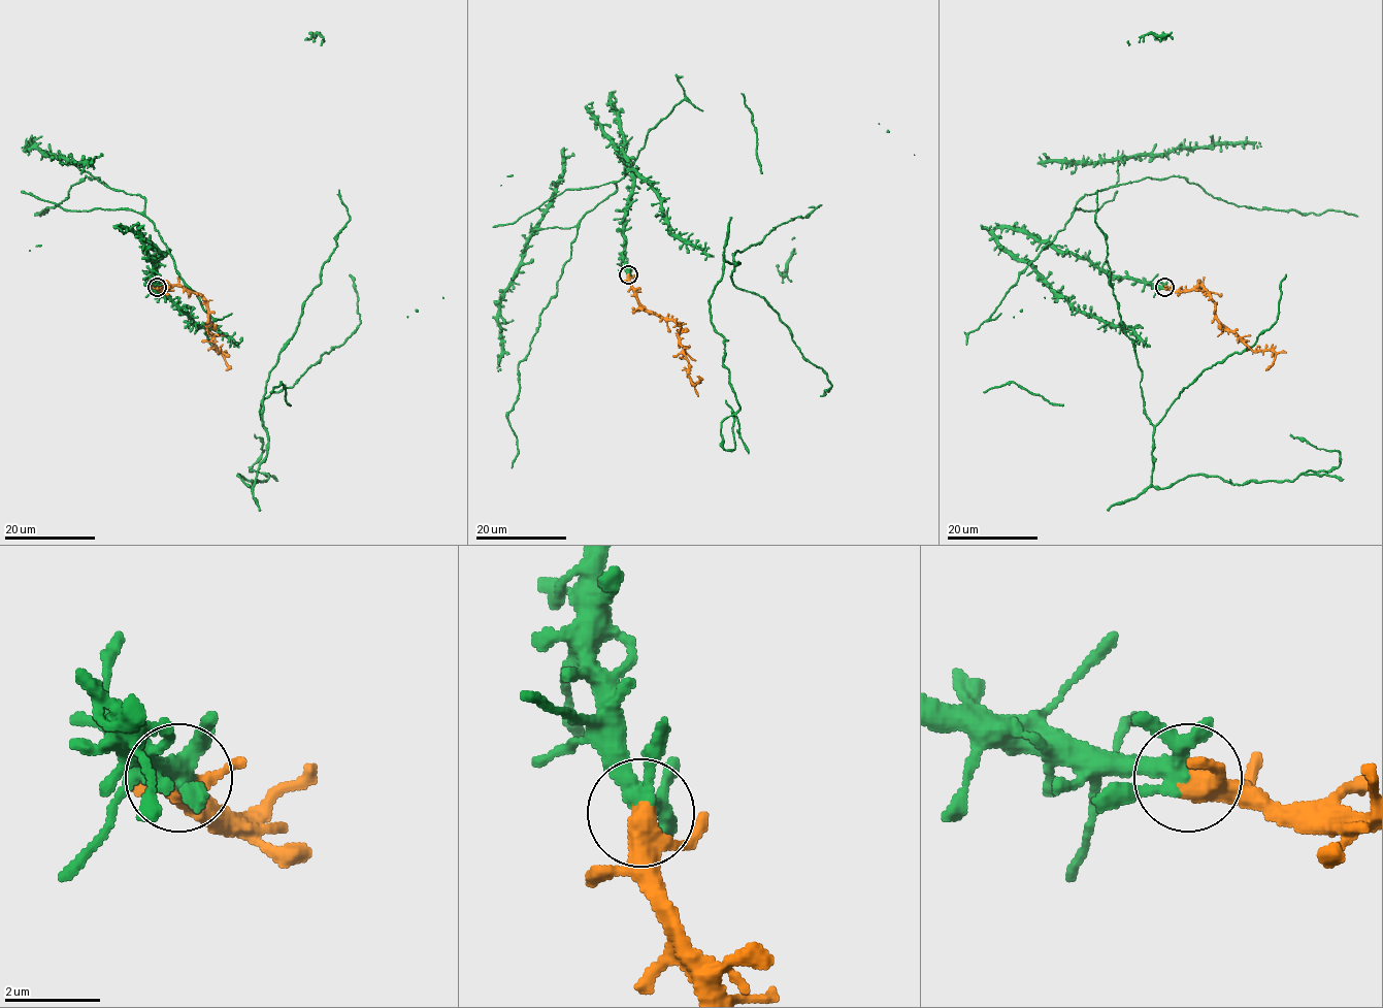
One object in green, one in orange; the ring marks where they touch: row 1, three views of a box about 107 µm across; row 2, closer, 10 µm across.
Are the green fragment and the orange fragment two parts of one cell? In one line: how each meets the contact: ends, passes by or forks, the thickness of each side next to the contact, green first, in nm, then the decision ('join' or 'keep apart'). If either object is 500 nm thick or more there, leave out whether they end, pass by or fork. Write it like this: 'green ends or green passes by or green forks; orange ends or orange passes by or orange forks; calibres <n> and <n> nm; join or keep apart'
green forks; orange passes by; calibres 320 and 420 nm; join

